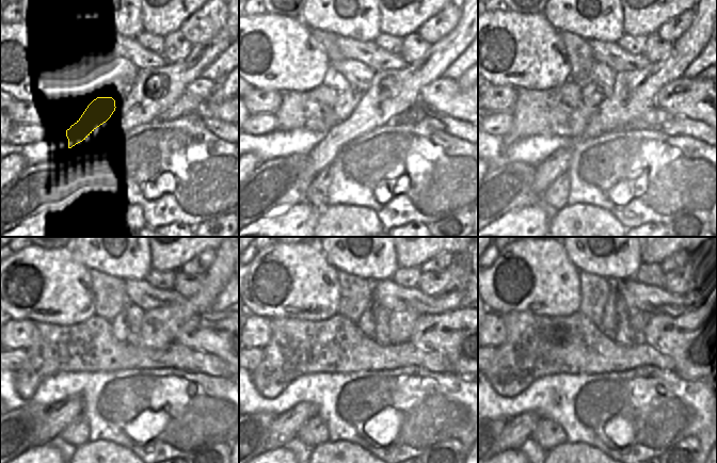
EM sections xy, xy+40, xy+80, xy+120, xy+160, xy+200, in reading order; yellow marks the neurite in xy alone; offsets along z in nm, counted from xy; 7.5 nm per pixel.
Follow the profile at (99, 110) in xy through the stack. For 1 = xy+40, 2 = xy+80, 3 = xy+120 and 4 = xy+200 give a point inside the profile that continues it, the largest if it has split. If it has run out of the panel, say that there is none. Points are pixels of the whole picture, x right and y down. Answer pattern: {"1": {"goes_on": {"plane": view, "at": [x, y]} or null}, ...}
{"1": {"goes_on": {"plane": "xy+40", "at": [349, 97]}}, "2": {"goes_on": {"plane": "xy+80", "at": [592, 95]}}, "3": {"goes_on": {"plane": "xy+120", "at": [124, 326]}}, "4": {"goes_on": {"plane": "xy+200", "at": [616, 320]}}}

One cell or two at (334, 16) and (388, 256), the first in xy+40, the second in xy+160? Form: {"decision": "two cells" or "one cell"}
{"decision": "one cell"}

